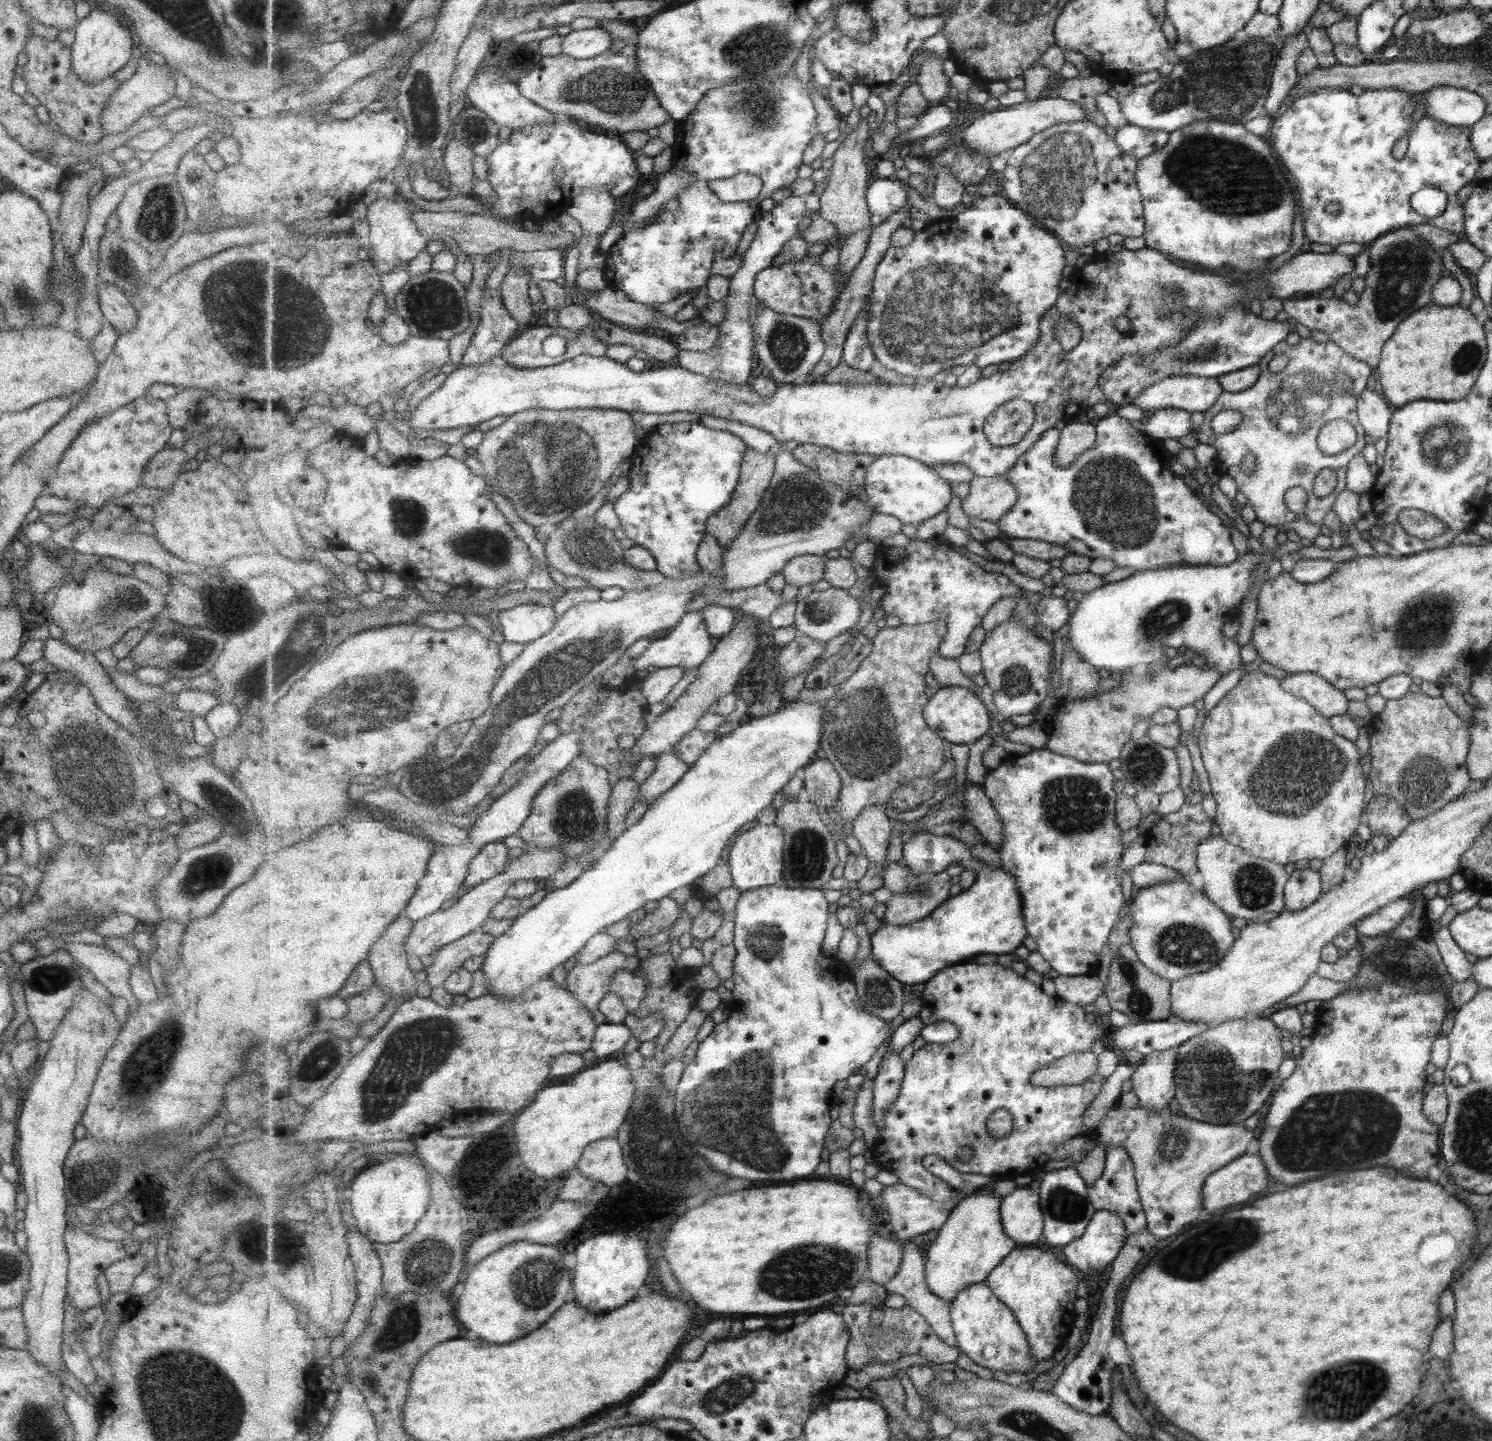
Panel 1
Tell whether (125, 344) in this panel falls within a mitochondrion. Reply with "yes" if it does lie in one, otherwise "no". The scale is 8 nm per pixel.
no

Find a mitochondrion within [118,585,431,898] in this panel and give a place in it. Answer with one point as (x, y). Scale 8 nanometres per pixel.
(360, 699)

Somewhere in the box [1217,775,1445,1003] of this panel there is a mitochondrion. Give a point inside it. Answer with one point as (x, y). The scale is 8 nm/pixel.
(1255, 886)

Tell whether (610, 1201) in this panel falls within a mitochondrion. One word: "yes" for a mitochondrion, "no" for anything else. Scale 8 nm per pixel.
no

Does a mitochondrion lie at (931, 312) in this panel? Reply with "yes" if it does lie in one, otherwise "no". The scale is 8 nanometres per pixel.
yes

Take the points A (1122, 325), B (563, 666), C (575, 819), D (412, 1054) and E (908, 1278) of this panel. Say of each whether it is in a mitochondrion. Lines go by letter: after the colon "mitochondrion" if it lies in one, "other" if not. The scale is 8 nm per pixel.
A: mitochondrion
B: mitochondrion
C: mitochondrion
D: mitochondrion
E: other

